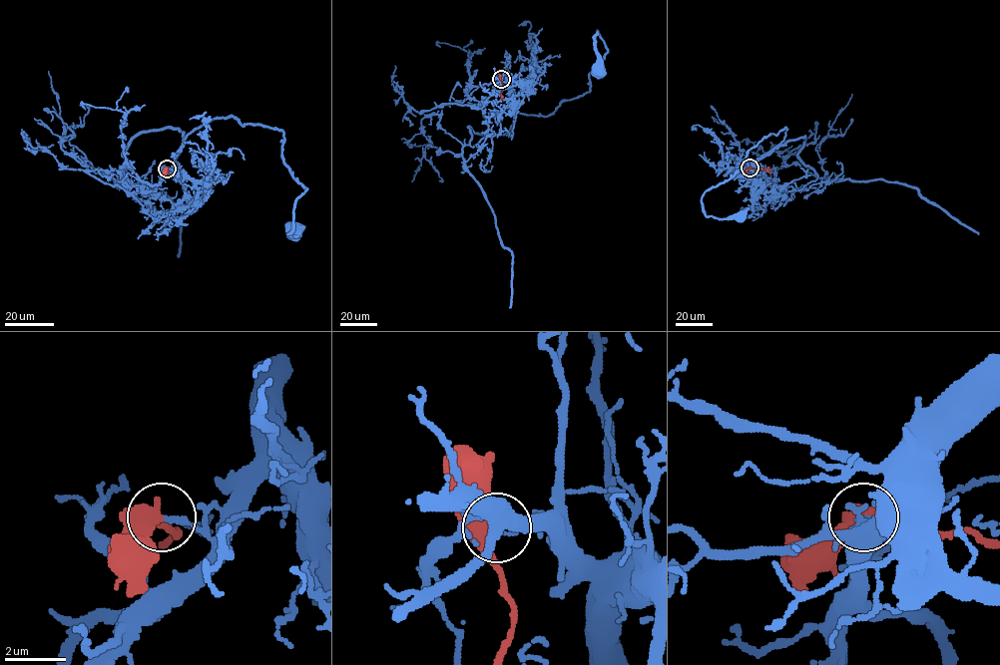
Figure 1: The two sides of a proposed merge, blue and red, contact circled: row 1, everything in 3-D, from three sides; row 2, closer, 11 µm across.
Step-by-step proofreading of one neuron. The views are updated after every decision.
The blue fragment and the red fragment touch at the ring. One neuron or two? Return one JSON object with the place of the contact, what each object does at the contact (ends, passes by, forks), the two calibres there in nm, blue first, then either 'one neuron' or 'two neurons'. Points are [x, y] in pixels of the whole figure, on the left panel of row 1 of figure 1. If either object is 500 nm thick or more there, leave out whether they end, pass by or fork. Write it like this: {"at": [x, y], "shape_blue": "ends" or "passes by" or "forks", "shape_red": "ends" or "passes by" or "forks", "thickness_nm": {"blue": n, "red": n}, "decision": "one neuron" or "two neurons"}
{"at": [167, 168], "shape_blue": "ends", "shape_red": "passes by", "thickness_nm": {"blue": 170, "red": 420}, "decision": "two neurons"}

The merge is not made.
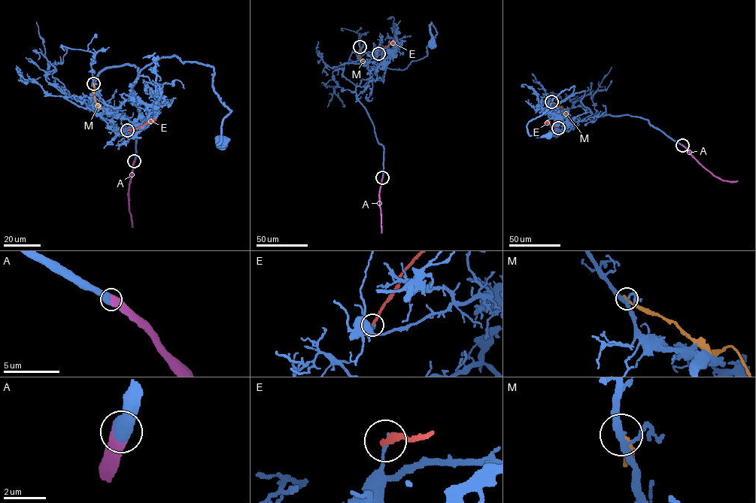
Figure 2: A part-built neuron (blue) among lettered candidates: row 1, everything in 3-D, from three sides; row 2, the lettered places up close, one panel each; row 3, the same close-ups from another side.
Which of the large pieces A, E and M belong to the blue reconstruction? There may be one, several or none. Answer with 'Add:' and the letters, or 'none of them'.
Add: A

